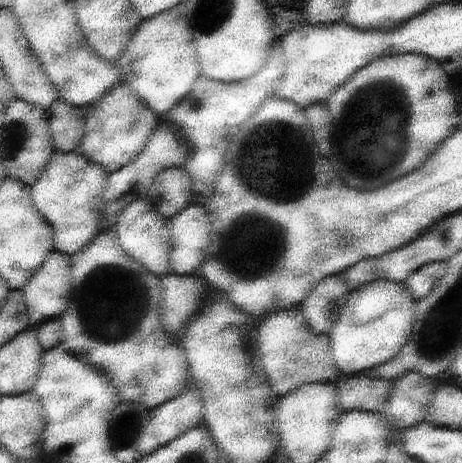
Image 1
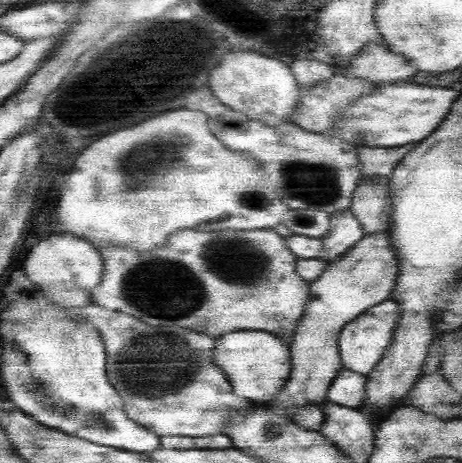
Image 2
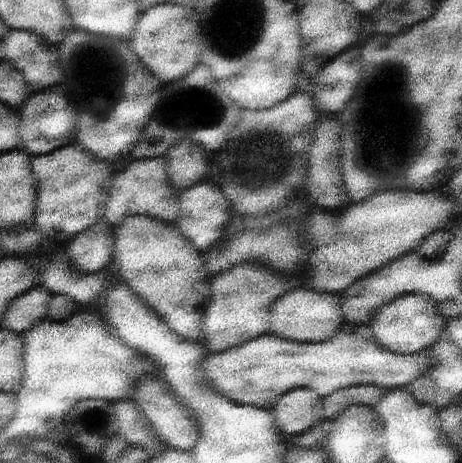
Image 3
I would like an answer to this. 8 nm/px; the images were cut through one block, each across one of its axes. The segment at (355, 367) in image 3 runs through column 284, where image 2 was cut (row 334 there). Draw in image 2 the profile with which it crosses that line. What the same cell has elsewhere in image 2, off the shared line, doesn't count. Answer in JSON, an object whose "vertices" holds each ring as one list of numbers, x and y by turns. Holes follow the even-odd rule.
{"vertices":[[386,300,386,302,380,302,372,308,368,308,364,314,360,314,352,322,348,322,338,336,340,368,368,376,382,362,390,342,394,342,394,334,398,330,400,314,402,314,400,304,394,302,394,300]]}

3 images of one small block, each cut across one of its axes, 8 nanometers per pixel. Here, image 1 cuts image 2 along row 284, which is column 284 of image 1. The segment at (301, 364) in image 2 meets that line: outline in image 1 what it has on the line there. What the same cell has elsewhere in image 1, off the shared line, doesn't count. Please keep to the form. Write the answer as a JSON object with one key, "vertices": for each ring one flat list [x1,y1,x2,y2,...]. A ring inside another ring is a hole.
{"vertices":[[301,308,295,310,281,310,267,314,257,324,257,338,261,350,261,362,265,364,267,378,271,382,273,392,281,398,291,390,307,384,333,384,341,378,339,366,331,354,331,338,329,334,315,334,307,328,305,316]]}

